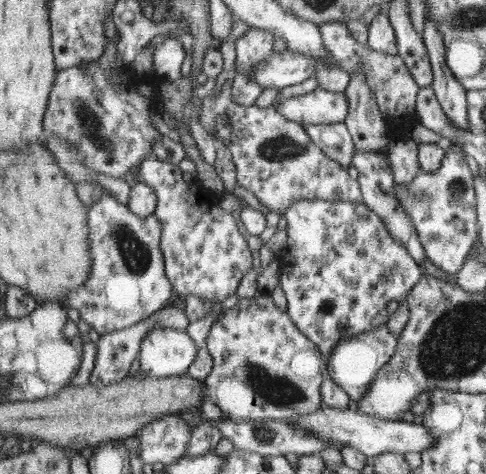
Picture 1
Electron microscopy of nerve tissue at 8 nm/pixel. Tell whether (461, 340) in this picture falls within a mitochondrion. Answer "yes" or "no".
yes

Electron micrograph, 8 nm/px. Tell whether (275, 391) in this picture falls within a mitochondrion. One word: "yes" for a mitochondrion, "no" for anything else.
yes

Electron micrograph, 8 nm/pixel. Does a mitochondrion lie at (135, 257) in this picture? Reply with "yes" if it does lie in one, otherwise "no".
yes

